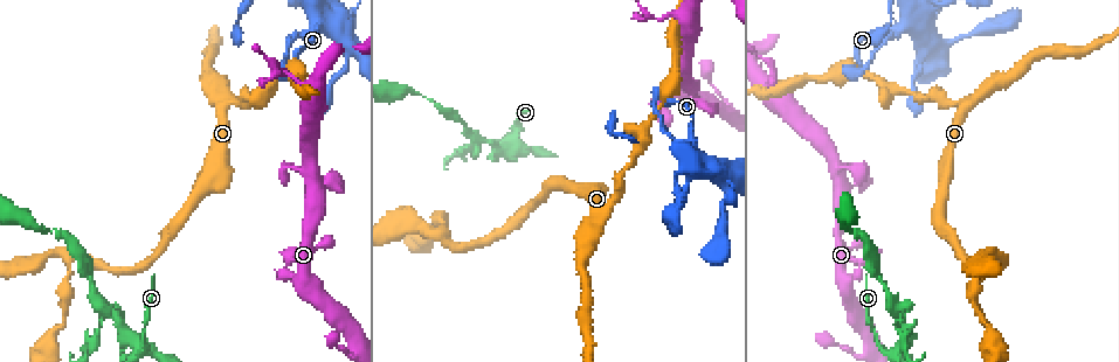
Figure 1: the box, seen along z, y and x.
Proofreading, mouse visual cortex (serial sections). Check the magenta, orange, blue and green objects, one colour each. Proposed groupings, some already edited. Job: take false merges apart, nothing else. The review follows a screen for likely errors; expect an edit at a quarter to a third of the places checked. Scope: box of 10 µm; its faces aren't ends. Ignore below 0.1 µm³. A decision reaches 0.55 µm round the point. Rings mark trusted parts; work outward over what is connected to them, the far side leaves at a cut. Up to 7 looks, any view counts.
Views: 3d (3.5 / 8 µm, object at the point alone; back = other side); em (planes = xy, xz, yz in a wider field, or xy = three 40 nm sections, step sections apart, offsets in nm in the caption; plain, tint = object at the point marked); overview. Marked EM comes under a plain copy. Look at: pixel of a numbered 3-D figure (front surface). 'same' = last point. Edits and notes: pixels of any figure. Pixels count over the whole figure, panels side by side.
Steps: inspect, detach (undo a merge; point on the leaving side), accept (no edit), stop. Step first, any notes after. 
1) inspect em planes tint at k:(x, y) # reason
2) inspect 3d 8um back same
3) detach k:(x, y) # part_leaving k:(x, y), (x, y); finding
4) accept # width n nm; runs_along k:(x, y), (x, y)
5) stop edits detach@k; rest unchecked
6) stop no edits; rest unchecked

inspect 3d 3.5um at 1:(917, 21)

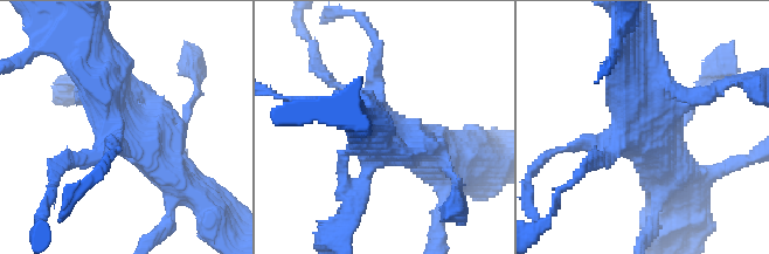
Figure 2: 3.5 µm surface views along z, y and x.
inspect em xy step 1 tint at 2:(640, 130)

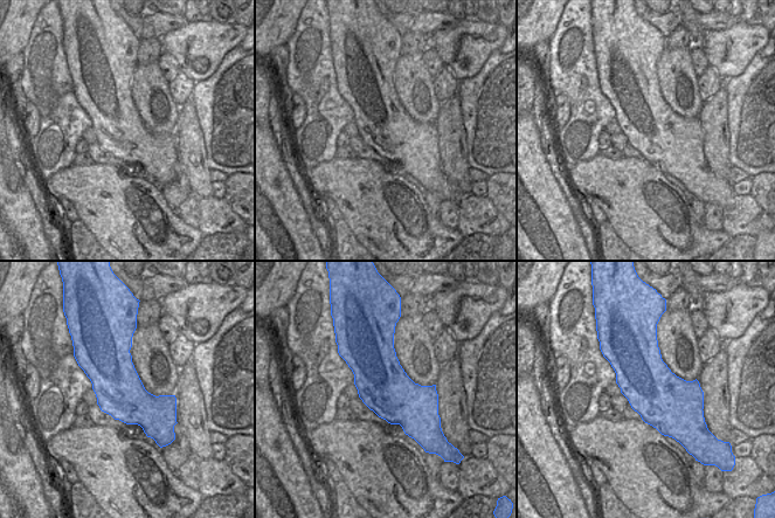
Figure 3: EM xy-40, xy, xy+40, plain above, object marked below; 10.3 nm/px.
accept # runs_along 2:(378, 53), (371, 116), (436, 164); all the same cell

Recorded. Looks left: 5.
inspect 3d 3.5um at 1:(770, 86) # thin arm on a thick one

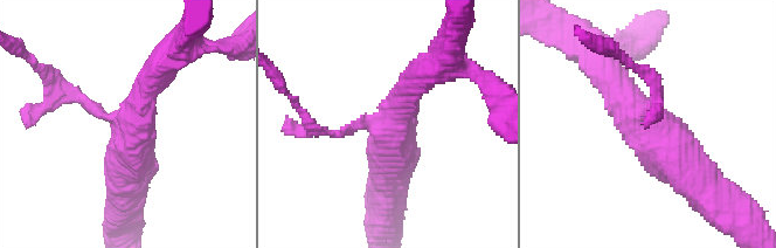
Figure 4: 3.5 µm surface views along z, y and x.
inspect em xy step 5 tint at 4:(111, 120) # arms 3; arm_widths 150, 350, 600 nm; shape alone is not enough

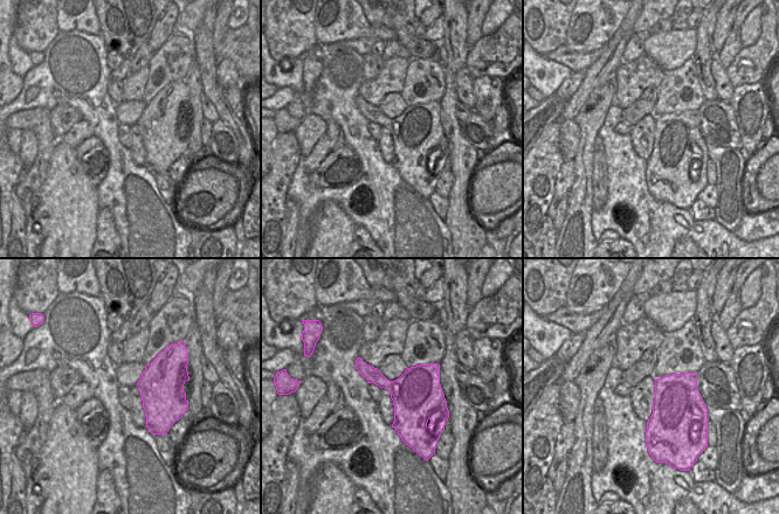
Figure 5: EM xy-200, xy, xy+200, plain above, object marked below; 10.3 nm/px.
detach 4:(53, 102) # part_leaving 4:(92, 109), (28, 59); two cells meet here

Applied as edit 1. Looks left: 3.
inspect overview

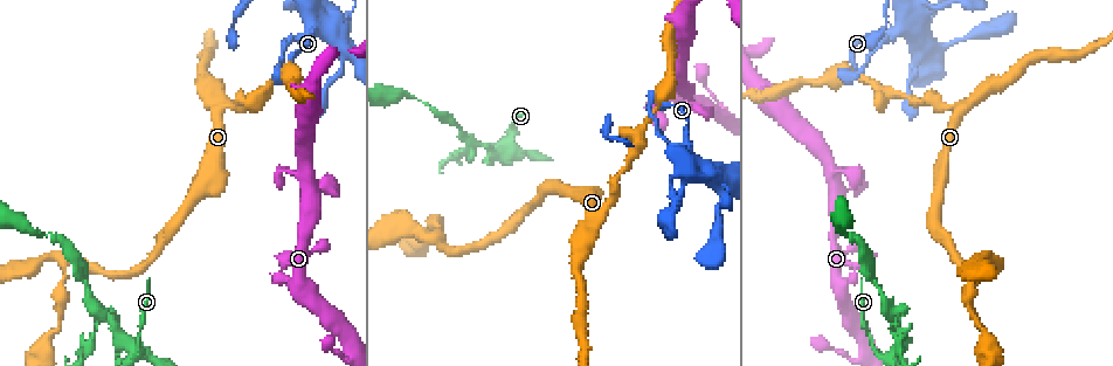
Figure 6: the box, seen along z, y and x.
inspect 3d 8um at 6:(441, 239) # abrupt turn

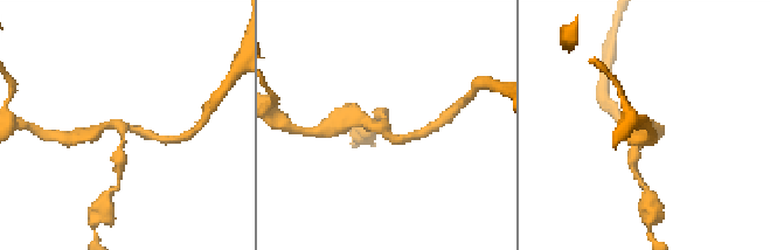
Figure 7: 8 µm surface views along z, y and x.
inspect em xy step 1 tint same # need the tissue

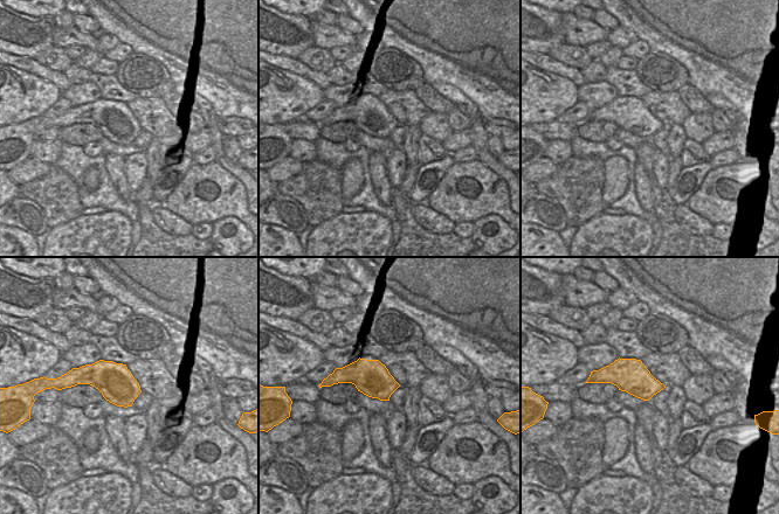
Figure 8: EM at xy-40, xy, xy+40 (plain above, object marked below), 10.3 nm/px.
accept # arms 3; arm_widths 200, 200, 250 nm; runs_along 7:(414, 136), (394, 138), (380, 115); one cell here

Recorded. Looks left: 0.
stop edits detach@4; rest unchecked

